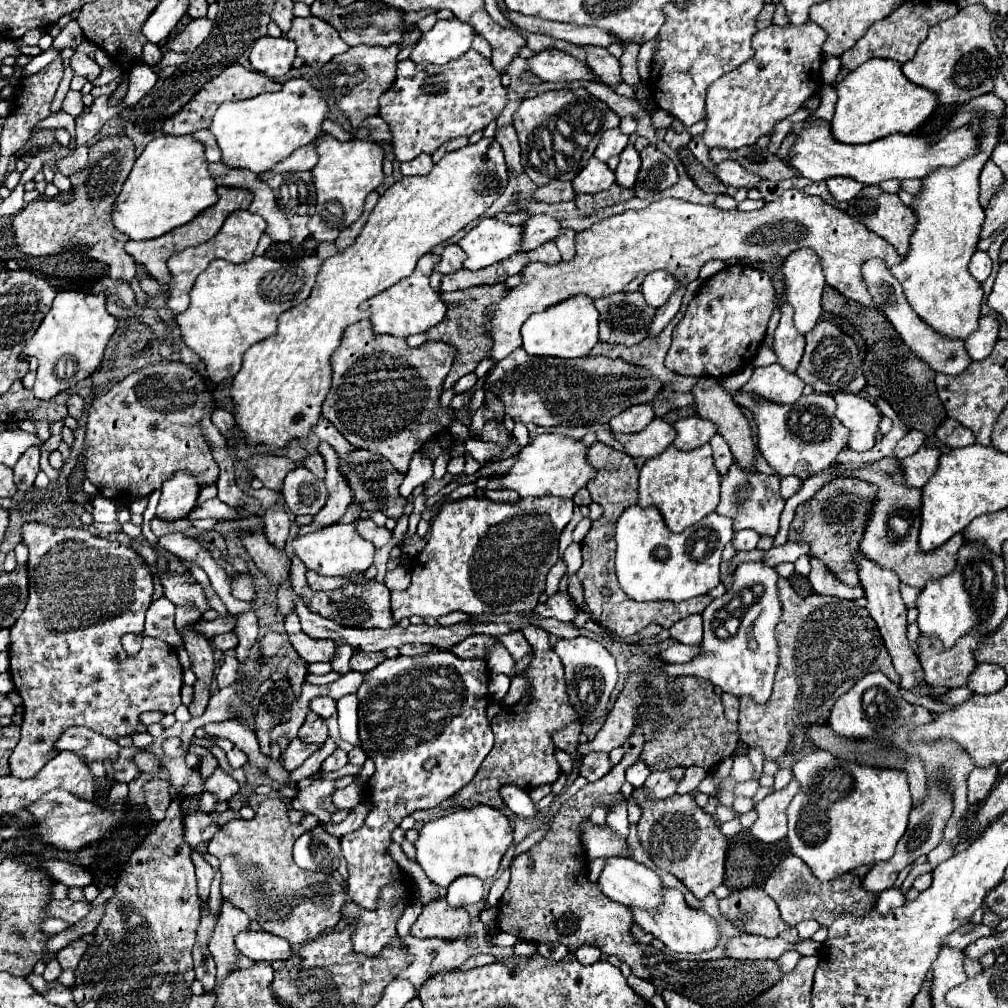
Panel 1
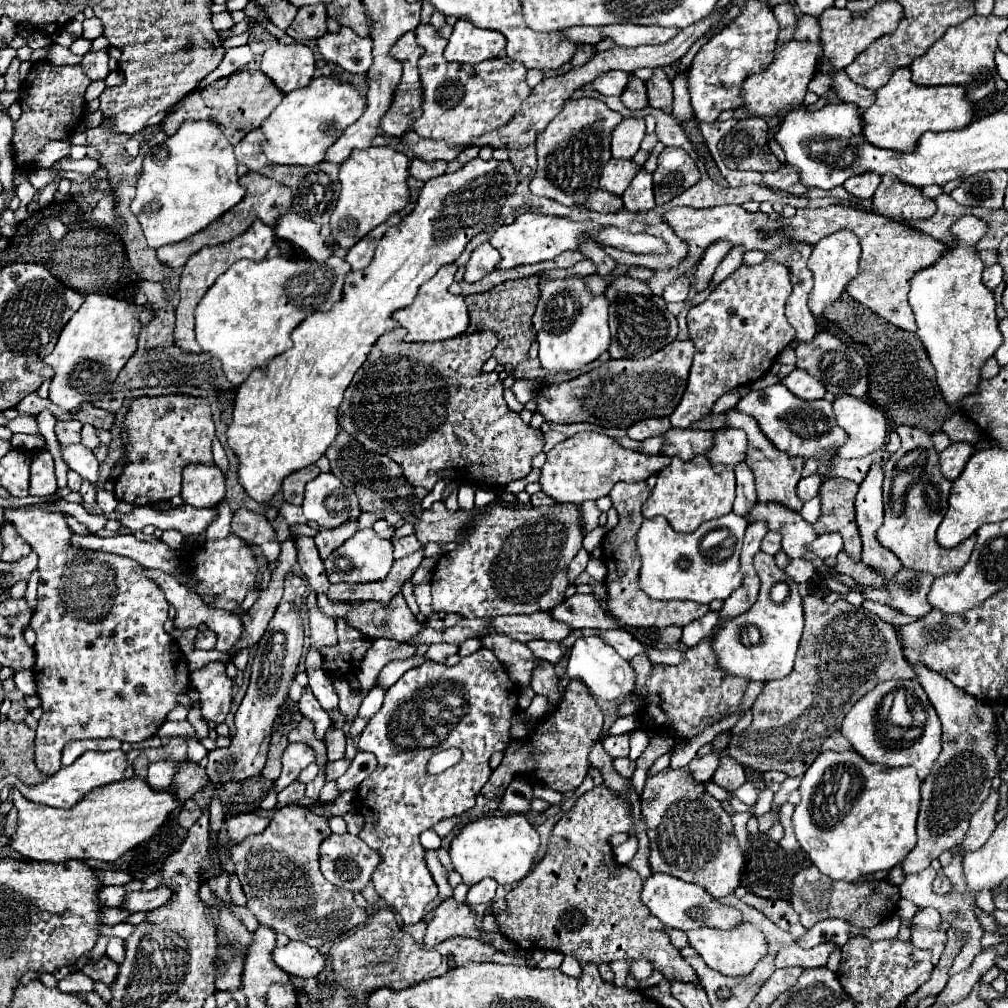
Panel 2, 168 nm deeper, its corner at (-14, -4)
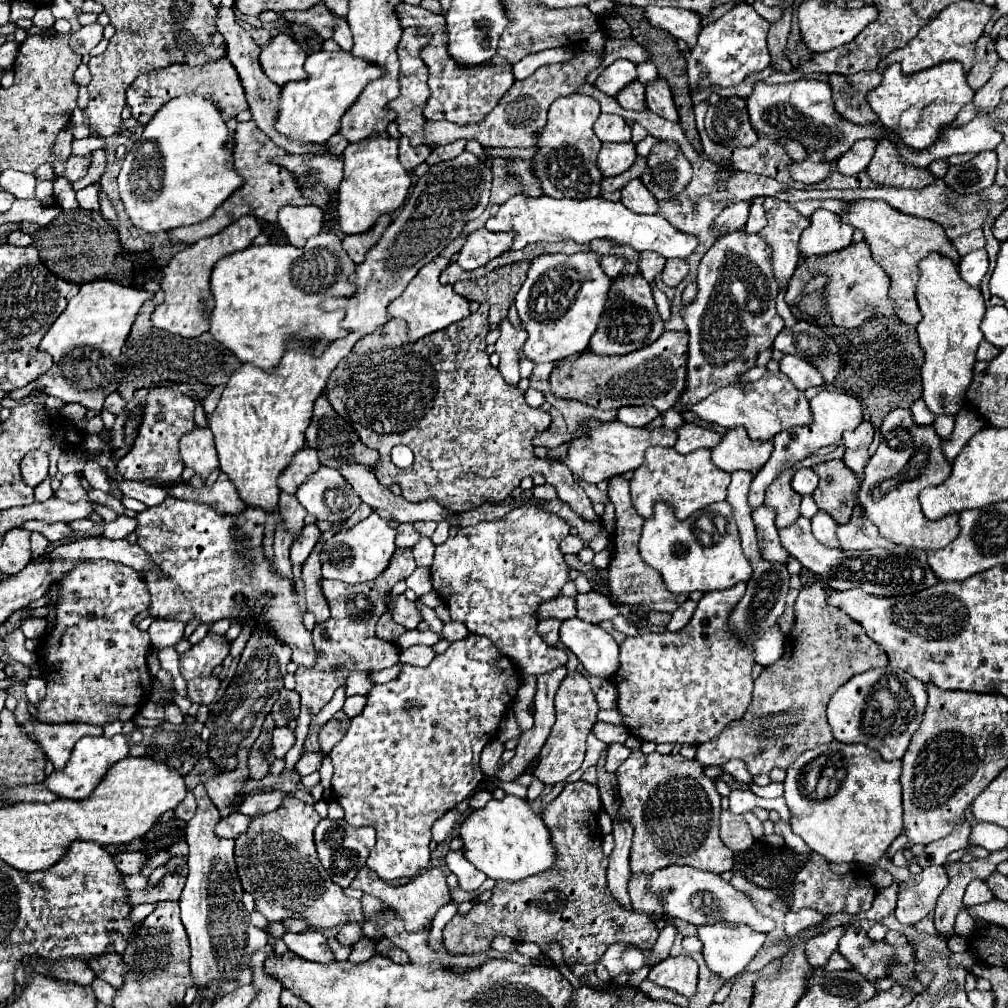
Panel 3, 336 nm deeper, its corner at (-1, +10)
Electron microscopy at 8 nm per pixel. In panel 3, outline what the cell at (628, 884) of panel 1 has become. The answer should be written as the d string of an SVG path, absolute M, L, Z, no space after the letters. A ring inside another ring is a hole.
M691 866L659 868L657 872L653 872L649 876L647 892L655 894L661 900L665 916L679 918L679 920L691 922L695 926L715 924L719 920L725 920L725 922L749 924L757 932L771 932L775 928L775 922L767 916L761 916L743 892L735 890L729 882L725 882L719 874L713 874L713 872L697 870L697 868L691 868Z

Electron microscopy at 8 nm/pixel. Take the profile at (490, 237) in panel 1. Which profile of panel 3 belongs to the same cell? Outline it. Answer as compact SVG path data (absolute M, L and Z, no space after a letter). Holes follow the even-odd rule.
M517 194L509 198L505 204L501 204L499 212L487 220L485 228L491 232L513 232L515 234L513 250L521 250L527 244L535 244L535 242L575 240L577 244L585 244L595 238L609 238L613 242L627 244L637 252L653 250L663 258L685 258L697 246L697 238L675 230L661 216L635 214L619 202L609 202L601 198L571 200L571 198L551 198L551 196L533 198L533 196Z

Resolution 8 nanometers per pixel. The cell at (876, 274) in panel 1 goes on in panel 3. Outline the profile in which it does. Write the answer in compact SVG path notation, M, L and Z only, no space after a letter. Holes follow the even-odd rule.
M983 340L979 344L979 350L977 350L977 360L985 360L987 362L987 360L993 360L997 354L999 354L999 348L995 348L995 346L991 346L989 342Z

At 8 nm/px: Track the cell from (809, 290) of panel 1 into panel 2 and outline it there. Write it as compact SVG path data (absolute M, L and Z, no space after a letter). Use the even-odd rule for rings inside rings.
M838 230L834 234L822 238L814 246L812 256L808 260L808 268L814 274L814 288L810 292L808 306L810 306L814 316L820 316L822 310L828 304L832 304L832 302L836 302L840 298L846 284L858 274L858 260L860 260L860 242L850 230Z

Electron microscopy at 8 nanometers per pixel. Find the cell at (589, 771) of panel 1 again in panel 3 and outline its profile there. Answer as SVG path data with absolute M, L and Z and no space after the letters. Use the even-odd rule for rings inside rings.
M611 744L607 752L609 752L609 756L607 756L607 764L605 764L607 772L617 772L617 768L621 766L621 762L631 754L631 750L625 748L623 744Z

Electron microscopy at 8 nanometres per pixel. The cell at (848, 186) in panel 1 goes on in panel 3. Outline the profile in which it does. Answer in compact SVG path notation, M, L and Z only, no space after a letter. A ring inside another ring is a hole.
M859 140L857 144L853 144L851 150L847 150L837 162L837 172L841 172L843 176L855 176L859 172L863 172L867 168L867 164L873 158L873 150L875 150L877 142L875 140Z

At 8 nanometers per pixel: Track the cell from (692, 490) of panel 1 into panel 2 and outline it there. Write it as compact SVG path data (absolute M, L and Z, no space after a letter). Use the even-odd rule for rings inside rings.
M706 456L694 458L690 462L682 462L680 458L672 458L670 466L666 466L652 488L650 498L642 506L644 518L664 516L676 532L694 532L706 520L720 518L732 510L736 490L734 470L724 468L724 472L714 472L712 464Z

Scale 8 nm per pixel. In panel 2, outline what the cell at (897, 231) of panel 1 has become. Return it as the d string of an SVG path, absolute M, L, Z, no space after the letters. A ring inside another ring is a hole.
M886 174L882 176L882 182L872 196L872 208L874 212L892 220L908 222L930 218L936 212L936 202L926 198L920 188L902 184L892 174Z

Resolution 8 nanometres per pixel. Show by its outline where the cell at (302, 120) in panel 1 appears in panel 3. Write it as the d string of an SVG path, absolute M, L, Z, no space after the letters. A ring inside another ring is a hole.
M319 50L311 54L305 62L305 72L307 72L305 80L289 82L281 88L279 112L275 120L277 132L301 144L327 142L339 130L341 116L363 92L363 88L371 80L381 76L381 68L377 68L375 64L367 60L355 58L351 56L351 52L345 52L345 50L337 50L337 52Z

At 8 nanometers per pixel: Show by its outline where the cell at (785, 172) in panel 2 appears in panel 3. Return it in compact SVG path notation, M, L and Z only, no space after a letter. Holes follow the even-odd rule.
M813 152L803 162L791 160L791 164L789 164L791 178L797 182L803 182L803 184L815 184L815 182L823 180L831 170L833 170L833 162L825 162L821 152Z

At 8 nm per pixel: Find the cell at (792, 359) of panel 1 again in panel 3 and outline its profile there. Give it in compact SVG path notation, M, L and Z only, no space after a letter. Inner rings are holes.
M765 198L763 202L767 214L767 226L759 236L771 248L773 274L779 284L779 290L785 290L797 264L799 264L799 236L809 226L809 218L795 212L787 202L777 198Z

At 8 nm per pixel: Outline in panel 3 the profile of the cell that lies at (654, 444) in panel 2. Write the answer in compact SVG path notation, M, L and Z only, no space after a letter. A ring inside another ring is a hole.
M667 410L667 412L663 412L663 414L661 414L661 420L663 420L663 428L669 428L669 430L673 430L673 428L677 428L677 426L683 424L681 414L675 412L675 410Z

